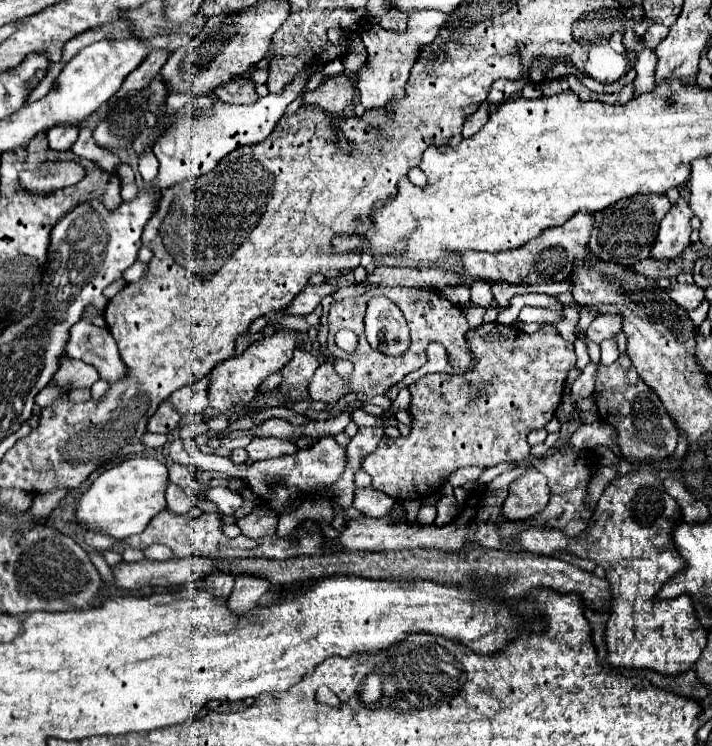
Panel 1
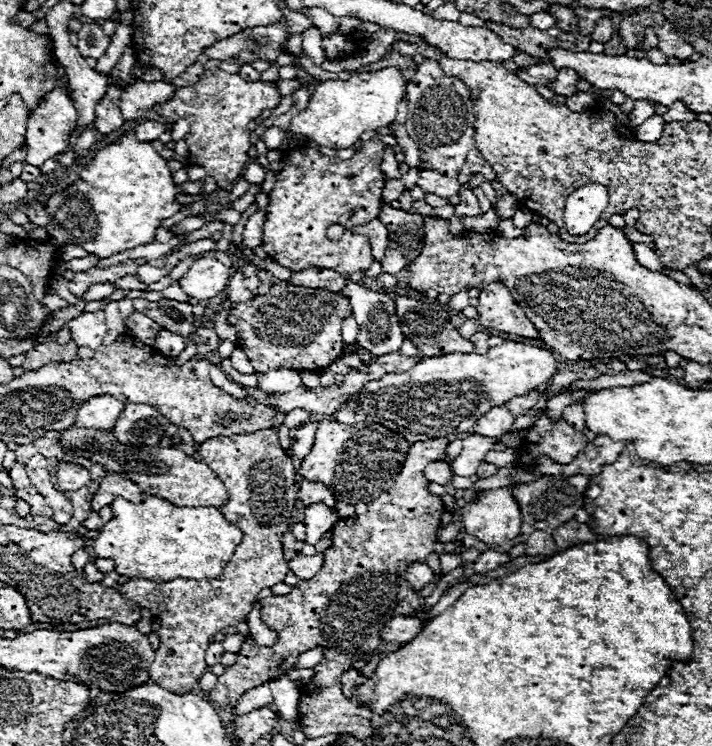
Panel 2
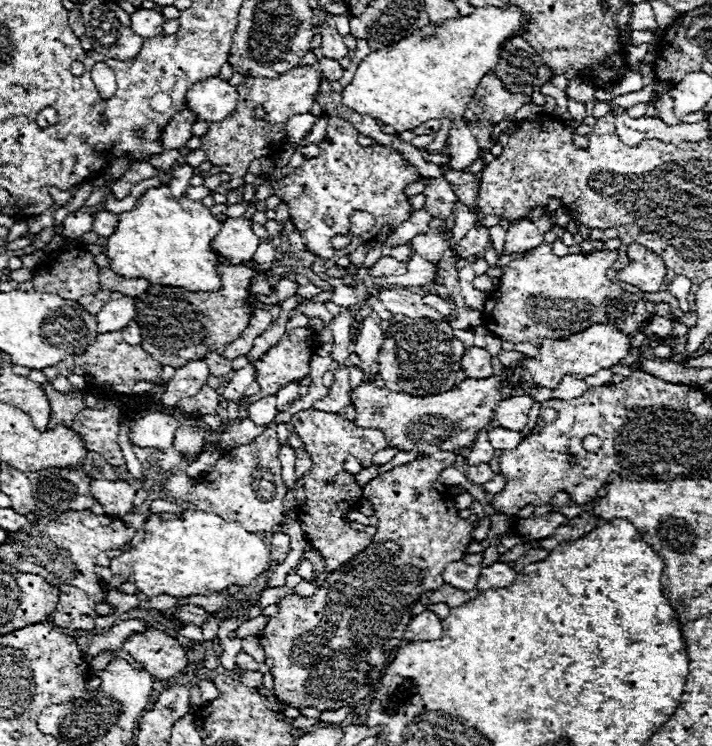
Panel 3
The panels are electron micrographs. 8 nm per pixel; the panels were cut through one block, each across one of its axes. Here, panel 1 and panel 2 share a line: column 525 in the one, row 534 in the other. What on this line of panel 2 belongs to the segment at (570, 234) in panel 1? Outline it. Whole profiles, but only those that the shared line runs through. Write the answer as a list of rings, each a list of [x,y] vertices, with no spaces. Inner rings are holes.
[[[264,428],[252,434],[234,434],[234,436],[216,436],[210,440],[204,440],[198,444],[198,458],[208,464],[212,472],[218,472],[218,478],[228,490],[228,500],[220,508],[222,516],[230,520],[230,524],[238,526],[244,532],[244,540],[238,544],[234,550],[234,556],[230,564],[224,568],[222,576],[210,578],[210,580],[172,580],[166,584],[154,584],[144,578],[132,578],[130,582],[122,584],[118,592],[136,602],[142,608],[148,608],[154,616],[154,620],[160,624],[158,628],[158,650],[156,650],[156,660],[150,666],[150,682],[166,688],[168,692],[174,694],[188,694],[192,692],[194,684],[198,684],[200,676],[206,672],[206,662],[204,654],[210,644],[210,636],[228,628],[228,626],[238,626],[240,622],[246,620],[248,612],[252,610],[254,598],[264,590],[270,588],[278,582],[284,582],[284,576],[290,572],[288,560],[282,556],[282,536],[288,532],[290,526],[290,516],[296,504],[298,496],[298,486],[296,486],[296,468],[292,464],[292,458],[284,454],[278,442],[278,434],[272,428]]]

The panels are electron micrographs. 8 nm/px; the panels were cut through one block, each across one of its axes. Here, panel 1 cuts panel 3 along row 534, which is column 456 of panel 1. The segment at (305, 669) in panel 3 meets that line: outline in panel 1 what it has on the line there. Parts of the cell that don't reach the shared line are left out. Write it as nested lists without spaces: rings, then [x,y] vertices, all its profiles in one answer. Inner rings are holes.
[[[488,322],[488,324],[482,324],[474,330],[468,330],[466,332],[466,338],[468,338],[468,344],[470,348],[474,350],[474,356],[478,358],[478,364],[472,372],[468,374],[446,374],[446,372],[436,372],[436,374],[426,374],[422,376],[420,380],[416,380],[414,384],[410,384],[410,394],[412,394],[412,400],[410,400],[410,406],[408,406],[408,414],[412,416],[412,424],[410,424],[410,434],[408,436],[400,436],[400,438],[390,438],[390,436],[382,436],[382,440],[378,442],[378,448],[364,456],[362,460],[362,470],[368,472],[372,476],[372,486],[376,490],[382,490],[386,492],[388,496],[394,496],[398,500],[414,500],[414,498],[426,498],[426,496],[432,496],[436,490],[440,490],[444,486],[444,482],[448,480],[448,476],[452,472],[456,472],[458,468],[464,468],[464,466],[484,466],[484,468],[490,468],[490,466],[496,466],[498,462],[522,462],[526,460],[526,456],[530,454],[530,446],[526,442],[526,436],[528,432],[532,430],[538,430],[538,428],[544,428],[546,422],[550,422],[554,418],[554,410],[556,406],[560,404],[562,400],[562,390],[564,390],[564,382],[566,382],[566,374],[568,370],[572,370],[576,366],[576,354],[574,354],[574,346],[570,342],[566,342],[558,332],[556,328],[540,328],[538,332],[534,334],[526,334],[524,330],[516,330],[514,324],[510,326],[504,326],[500,322]]]

